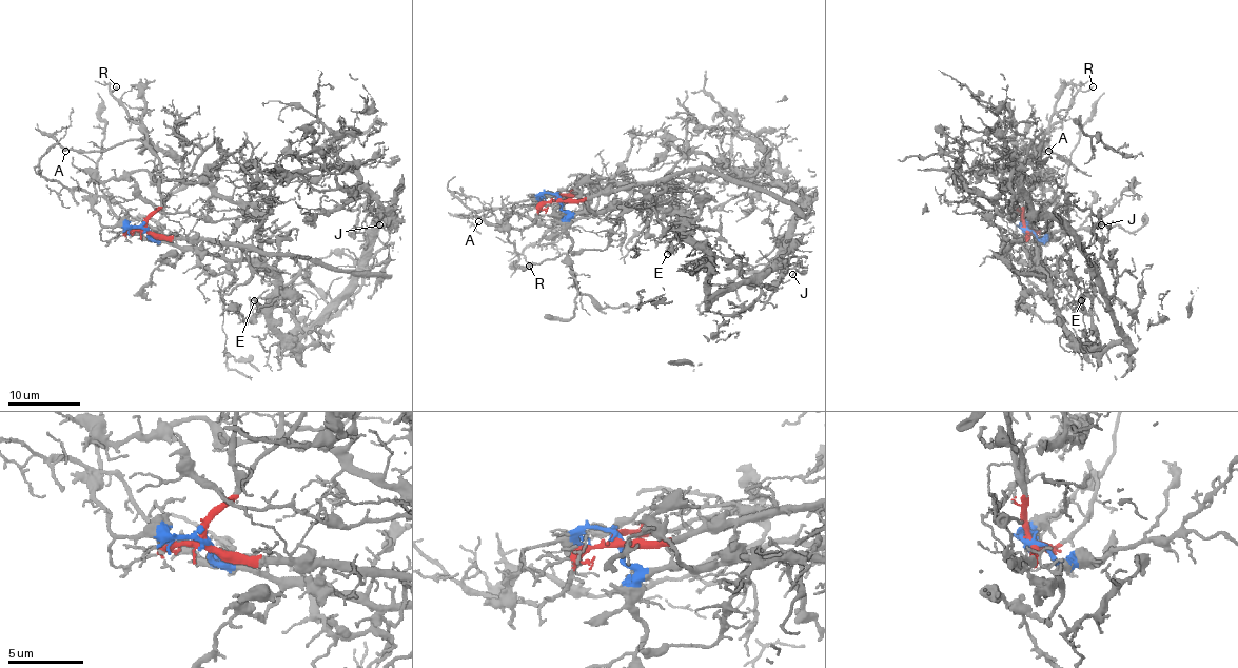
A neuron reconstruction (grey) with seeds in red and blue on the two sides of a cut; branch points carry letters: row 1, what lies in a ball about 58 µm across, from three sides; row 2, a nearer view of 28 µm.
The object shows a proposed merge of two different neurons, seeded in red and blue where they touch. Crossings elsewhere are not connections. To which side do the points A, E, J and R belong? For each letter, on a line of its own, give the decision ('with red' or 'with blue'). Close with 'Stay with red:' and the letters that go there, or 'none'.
A: with red
E: with blue
J: with blue
R: with red
Stay with red: A, R

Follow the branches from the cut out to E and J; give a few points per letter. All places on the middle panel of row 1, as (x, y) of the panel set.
E: (559, 198), (559, 205), (566, 211), (670, 208), (685, 224), (676, 233), (667, 253)
J: (559, 198), (566, 211), (670, 208), (707, 255), (709, 291), (720, 295), (796, 257), (801, 268), (792, 275)

